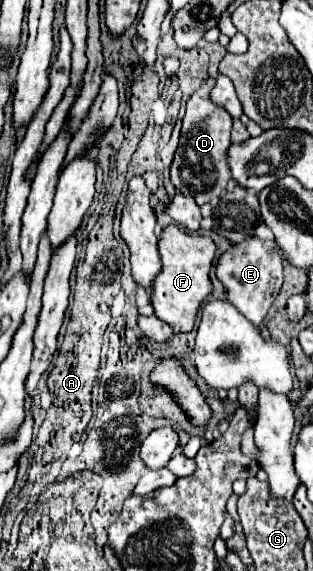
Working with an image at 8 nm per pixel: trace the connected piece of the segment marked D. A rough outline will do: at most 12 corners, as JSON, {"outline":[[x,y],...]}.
{"outline":[[208,79],[186,103],[172,183],[198,205],[230,175],[230,113]]}

